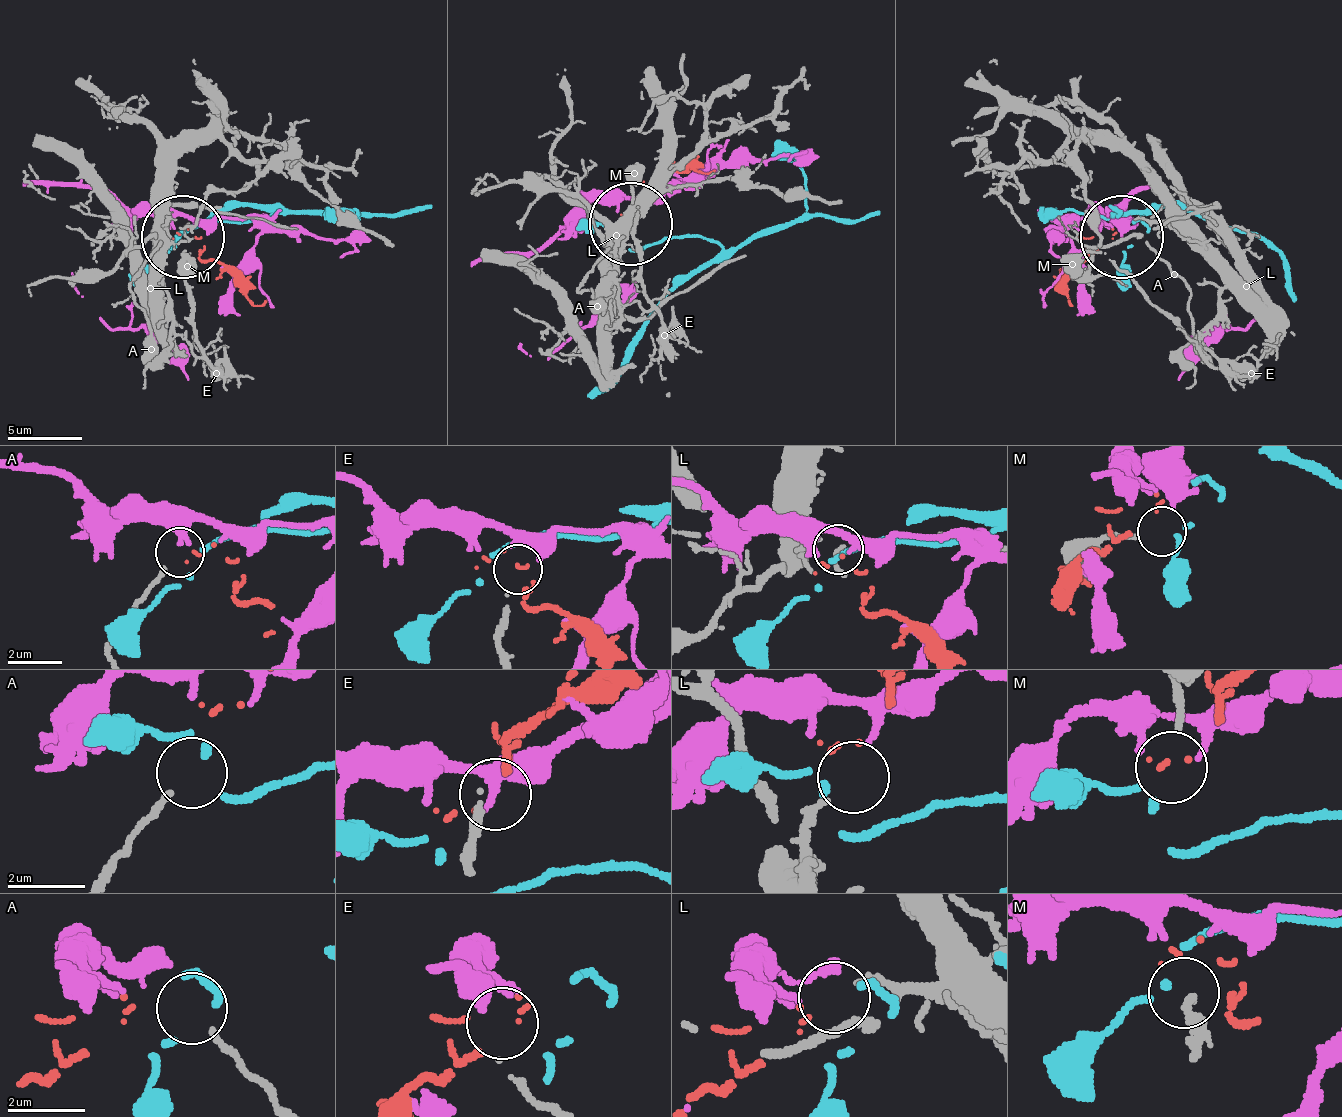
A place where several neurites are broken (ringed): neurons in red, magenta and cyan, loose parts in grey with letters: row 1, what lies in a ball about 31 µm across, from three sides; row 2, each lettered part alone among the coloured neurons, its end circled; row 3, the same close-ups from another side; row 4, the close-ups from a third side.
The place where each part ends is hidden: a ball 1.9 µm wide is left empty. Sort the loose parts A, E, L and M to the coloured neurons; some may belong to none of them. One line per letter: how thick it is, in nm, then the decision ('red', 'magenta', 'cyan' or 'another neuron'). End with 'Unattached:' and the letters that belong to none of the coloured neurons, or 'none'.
A: 180 nm | another neuron
E: 140 nm | another neuron
L: 220 nm | red
M: 190 nm | cyan
Unattached: A, E

